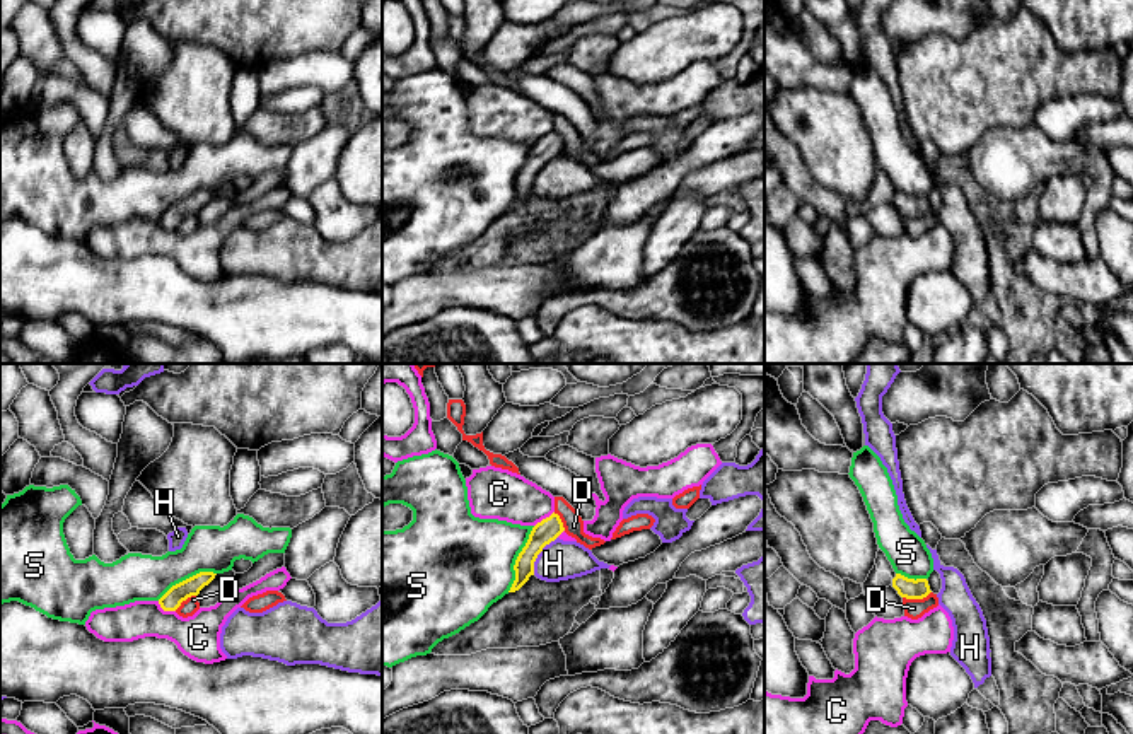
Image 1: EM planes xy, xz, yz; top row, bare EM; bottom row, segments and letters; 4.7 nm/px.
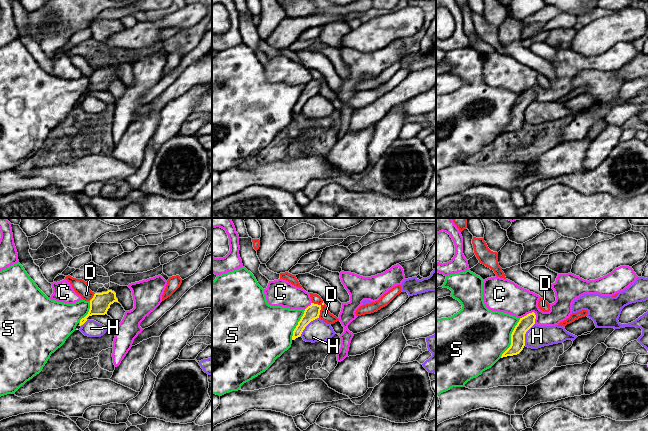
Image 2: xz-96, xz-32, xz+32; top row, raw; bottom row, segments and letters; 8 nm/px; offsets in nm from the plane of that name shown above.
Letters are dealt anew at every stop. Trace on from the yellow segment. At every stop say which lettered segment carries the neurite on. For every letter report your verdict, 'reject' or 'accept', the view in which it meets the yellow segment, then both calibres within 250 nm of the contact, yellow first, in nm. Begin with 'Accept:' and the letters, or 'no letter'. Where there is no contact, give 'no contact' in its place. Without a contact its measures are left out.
Accept: no letter
C: reject; meets yellow in xy; 90 nm thick on the yellow side, 200 nm on the other
D: reject; meets yellow in yz; 100 nm thick on the yellow side, 100 nm on the other
H: reject; meets yellow in xz; 110 nm thick on the yellow side, 190 nm on the other
S: reject; meets yellow in xz; 110 nm thick on the yellow side, 460 nm on the other

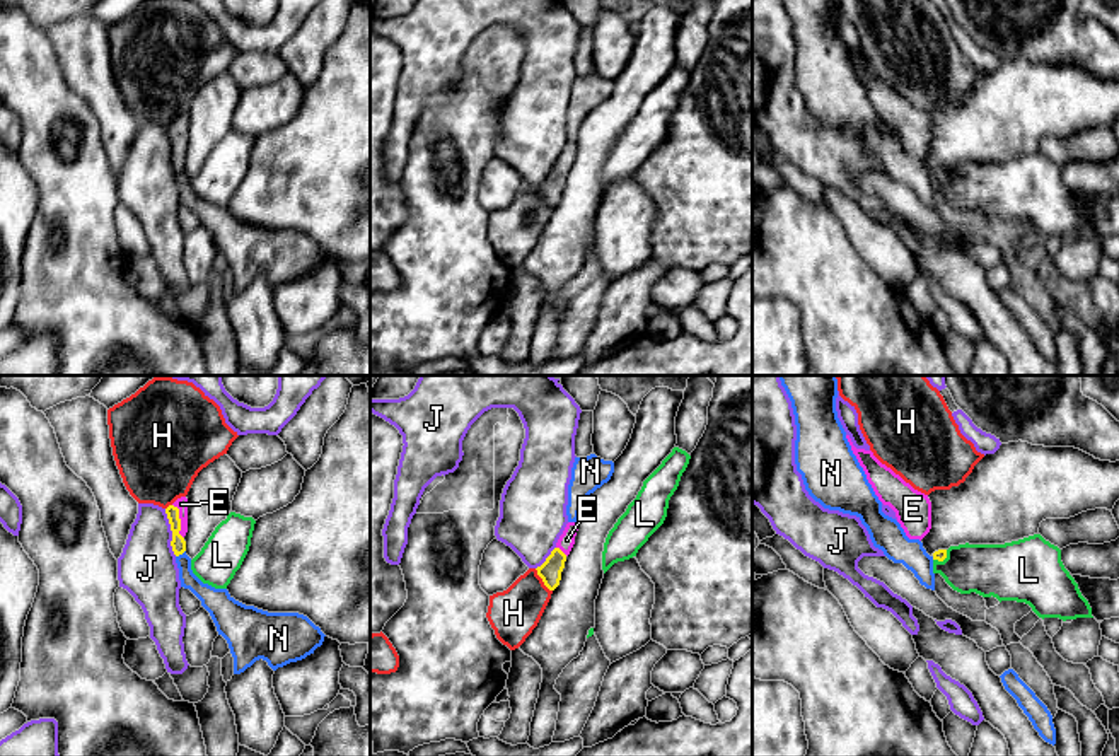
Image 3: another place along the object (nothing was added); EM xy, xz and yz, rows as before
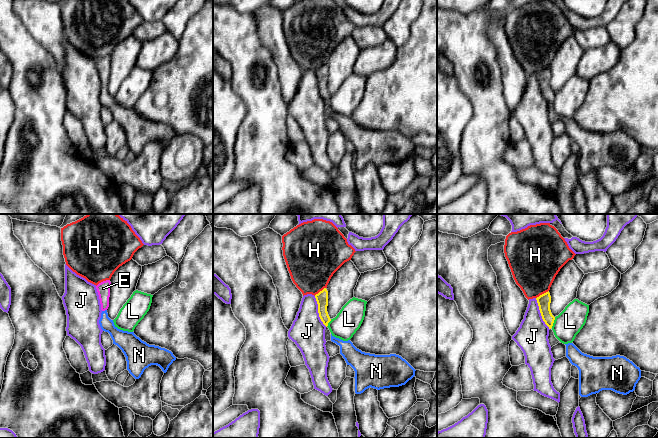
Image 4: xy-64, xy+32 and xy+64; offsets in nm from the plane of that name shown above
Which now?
Accept: E
E: accept; meets yellow in xy; 70 nm thick on the yellow side, 60 nm on the other
H: reject; meets yellow in xz; 100 nm thick on the yellow side, 240 nm on the other
J: reject; meets yellow in xy; 70 nm thick on the yellow side, 280 nm on the other
L: reject; meets yellow in yz; 60 nm thick on the yellow side, 240 nm on the other
N: reject; meets yellow in xy; 70 nm thick on the yellow side, 90 nm on the other

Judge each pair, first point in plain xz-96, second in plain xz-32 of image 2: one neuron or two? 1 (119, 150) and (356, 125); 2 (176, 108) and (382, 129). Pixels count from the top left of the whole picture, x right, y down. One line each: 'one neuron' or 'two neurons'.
1: two neurons
2: one neuron

